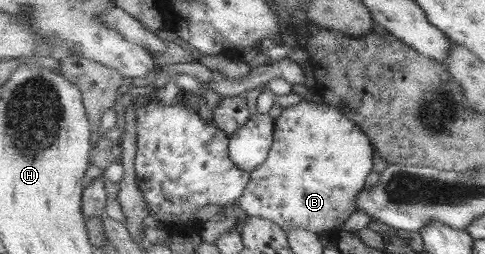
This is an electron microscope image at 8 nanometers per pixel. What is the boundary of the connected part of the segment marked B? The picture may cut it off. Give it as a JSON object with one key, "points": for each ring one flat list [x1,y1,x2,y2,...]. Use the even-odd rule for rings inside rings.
{"points":[[301,101,284,108,273,127,273,145,267,159,257,169,249,172,251,179,239,197,237,205,250,216,278,223,286,232,305,229,316,234,335,231,358,211,359,196,365,190,367,177,373,171,373,143,357,123,347,119,339,109,327,105,309,105]]}

